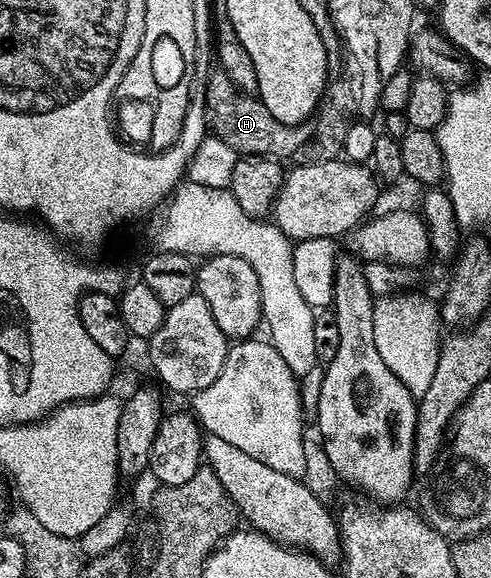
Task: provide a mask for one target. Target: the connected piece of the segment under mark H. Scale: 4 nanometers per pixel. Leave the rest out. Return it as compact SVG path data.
M219 67L212 69L206 79L202 103L206 106L207 126L213 136L224 139L243 156L267 156L271 159L291 158L300 146L310 143L315 129L312 119L296 125L280 123L257 96L228 89L229 77L224 70Z

